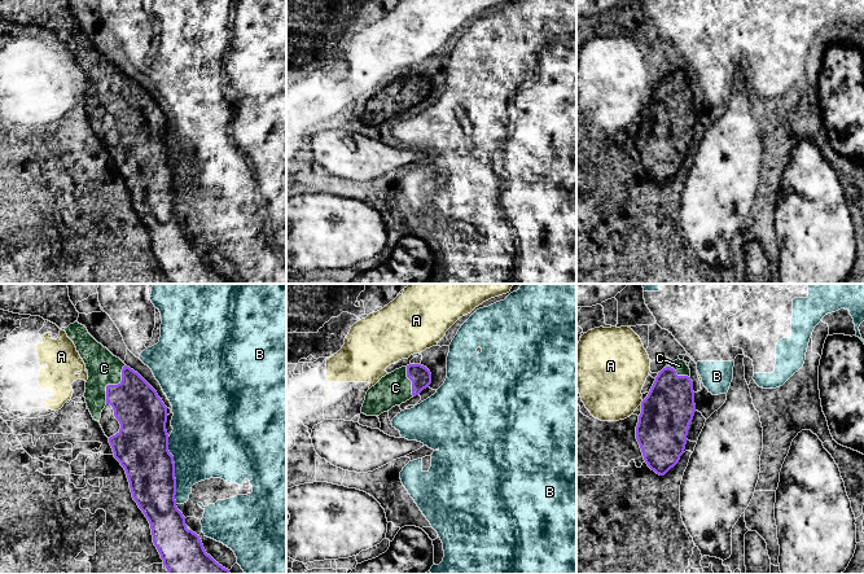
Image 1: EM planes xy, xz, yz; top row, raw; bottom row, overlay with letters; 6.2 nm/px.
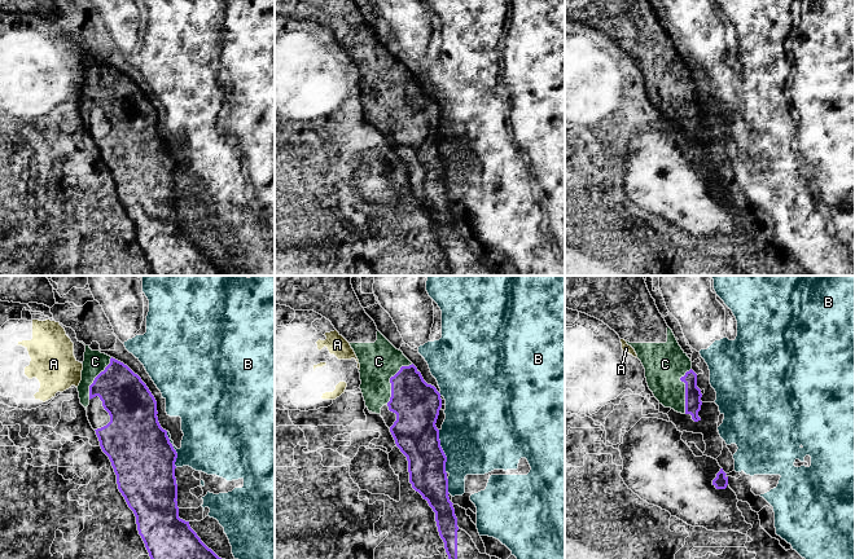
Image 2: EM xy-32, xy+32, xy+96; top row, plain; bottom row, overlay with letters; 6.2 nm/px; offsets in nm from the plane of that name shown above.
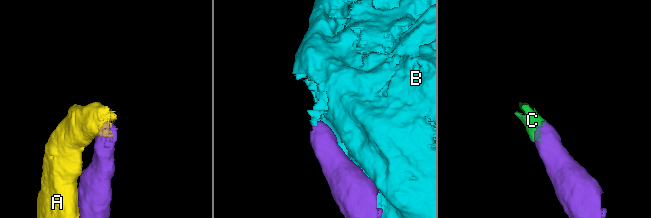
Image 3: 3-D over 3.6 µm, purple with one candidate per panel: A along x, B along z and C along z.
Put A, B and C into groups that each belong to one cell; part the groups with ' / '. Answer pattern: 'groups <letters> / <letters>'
groups A / B / C

